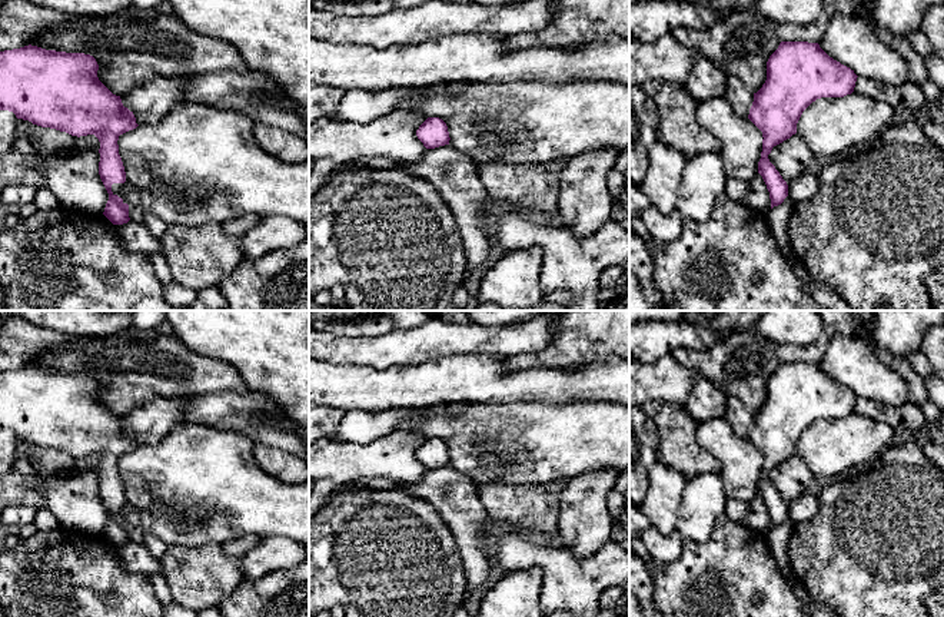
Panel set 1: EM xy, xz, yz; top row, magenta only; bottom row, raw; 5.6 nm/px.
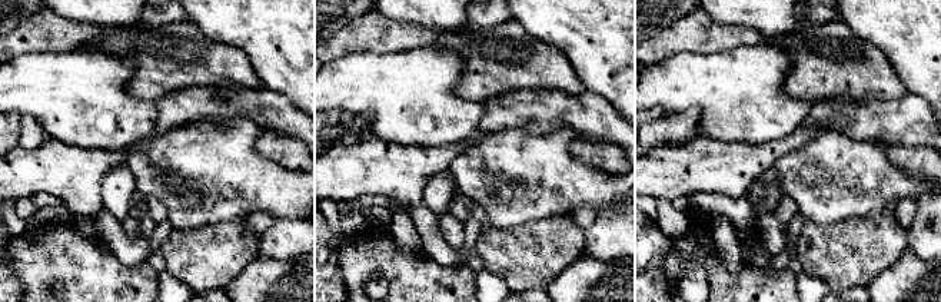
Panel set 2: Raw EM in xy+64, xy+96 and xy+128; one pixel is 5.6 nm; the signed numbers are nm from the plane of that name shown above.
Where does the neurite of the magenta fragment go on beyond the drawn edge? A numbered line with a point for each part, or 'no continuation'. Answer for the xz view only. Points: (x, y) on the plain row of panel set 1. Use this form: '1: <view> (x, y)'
no continuation

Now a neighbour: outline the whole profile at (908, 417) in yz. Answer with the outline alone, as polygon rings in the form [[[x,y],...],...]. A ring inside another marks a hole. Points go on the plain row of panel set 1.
[[[858,397],[854,412],[885,422],[894,429],[907,429],[913,434],[920,431],[927,422],[920,407],[910,402],[900,407],[885,407],[880,402]]]

